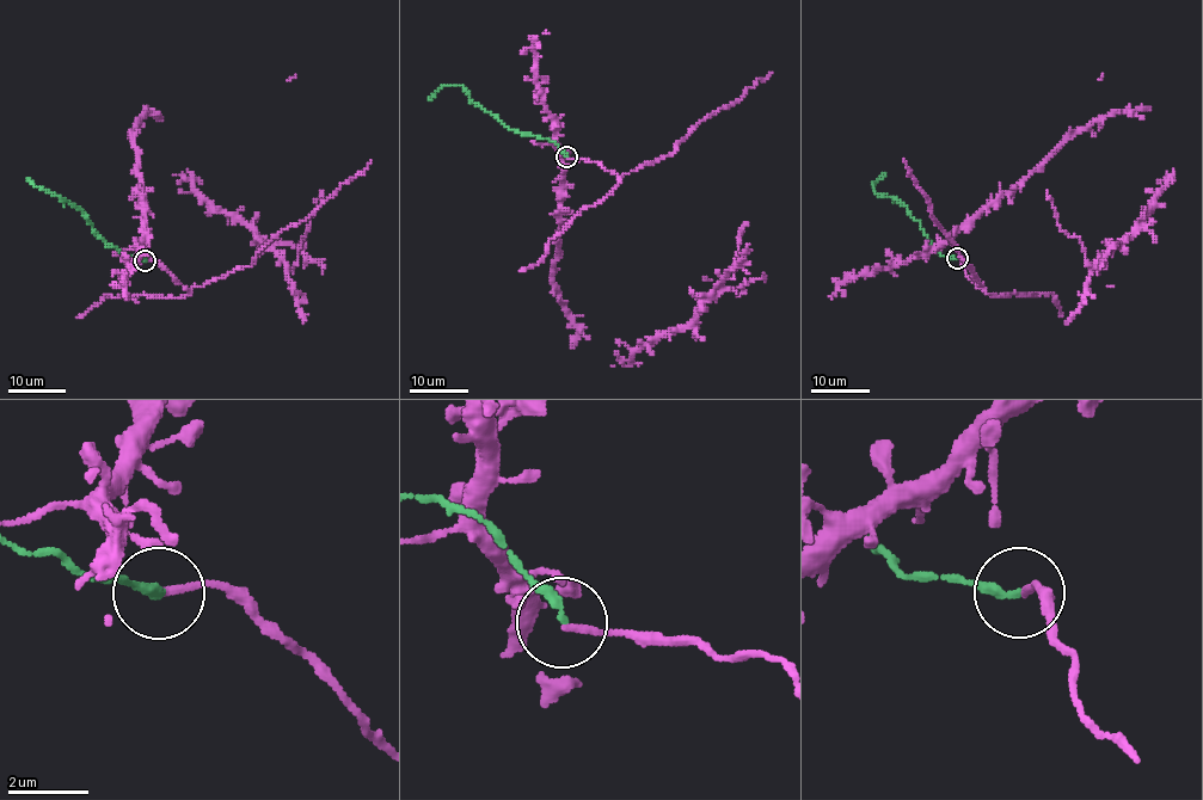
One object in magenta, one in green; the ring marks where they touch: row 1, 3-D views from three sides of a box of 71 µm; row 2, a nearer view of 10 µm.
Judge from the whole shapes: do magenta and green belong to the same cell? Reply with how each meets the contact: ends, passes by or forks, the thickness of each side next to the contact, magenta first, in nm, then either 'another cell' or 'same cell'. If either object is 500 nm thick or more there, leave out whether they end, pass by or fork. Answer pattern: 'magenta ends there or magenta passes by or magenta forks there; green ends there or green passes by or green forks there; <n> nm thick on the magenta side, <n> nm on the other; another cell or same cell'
magenta ends there; green ends there; 180 nm thick on the magenta side, 240 nm on the other; same cell

